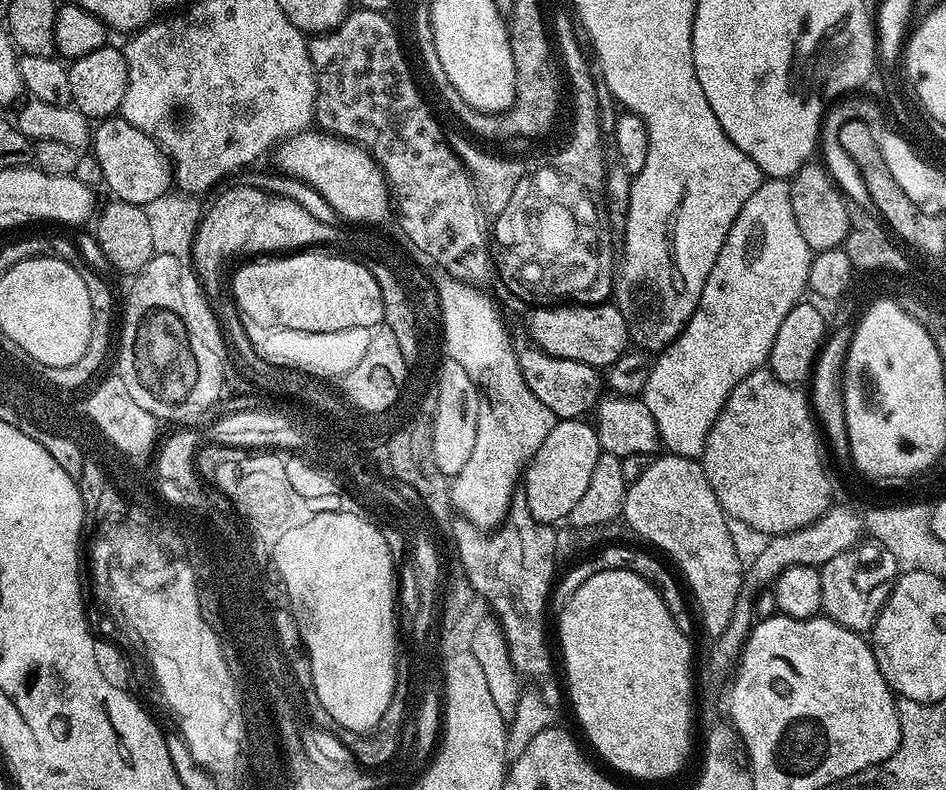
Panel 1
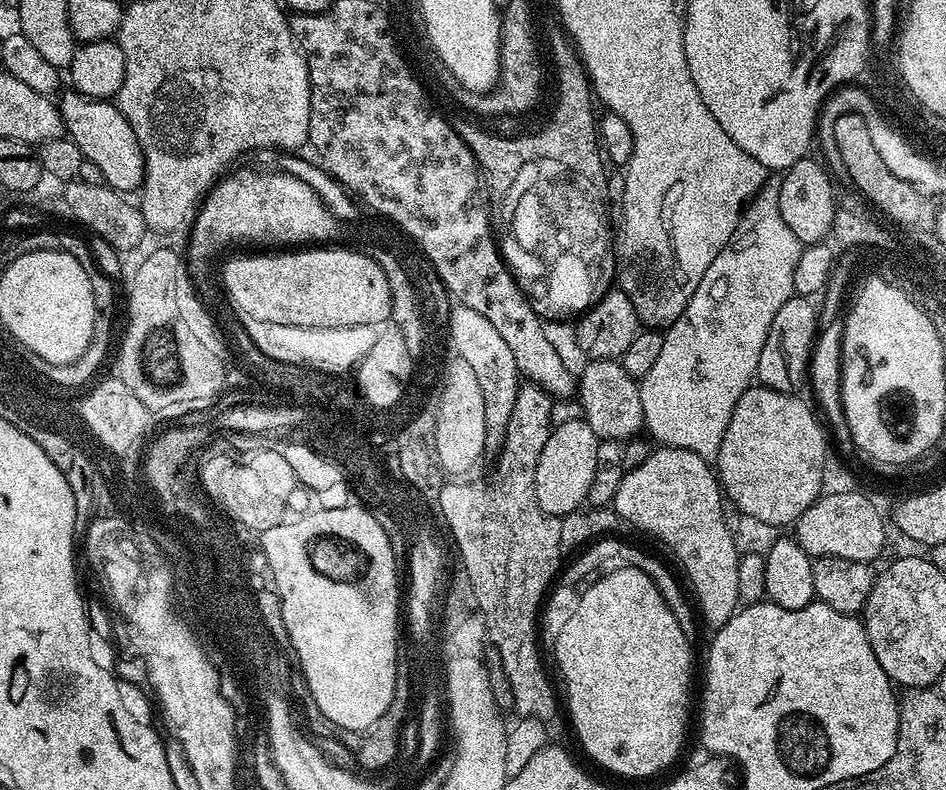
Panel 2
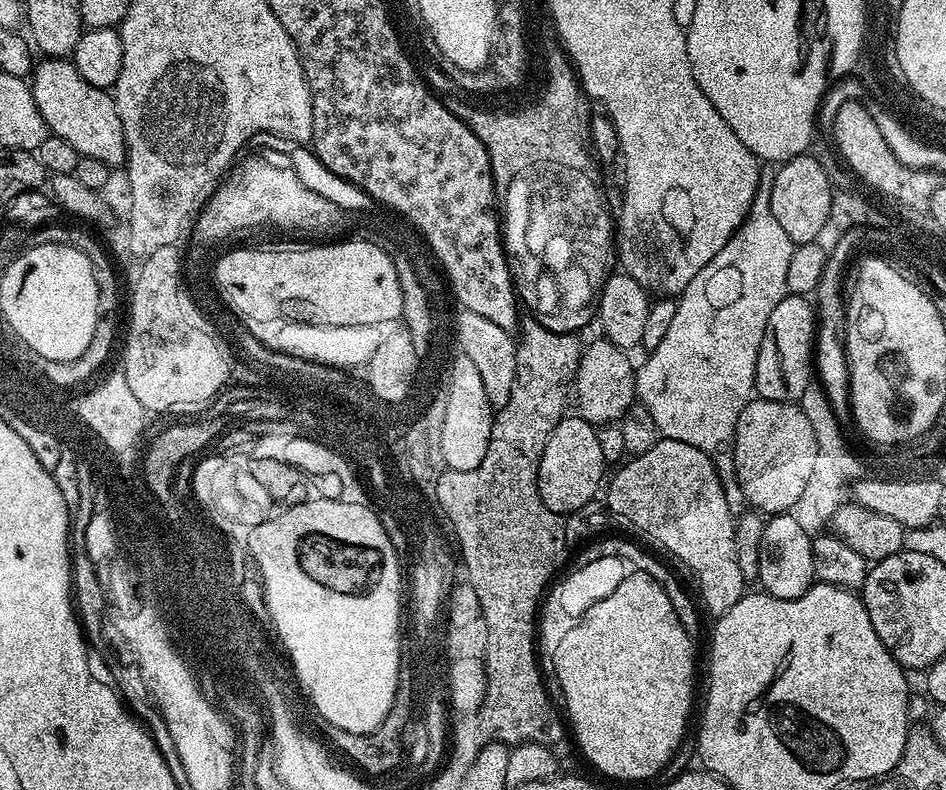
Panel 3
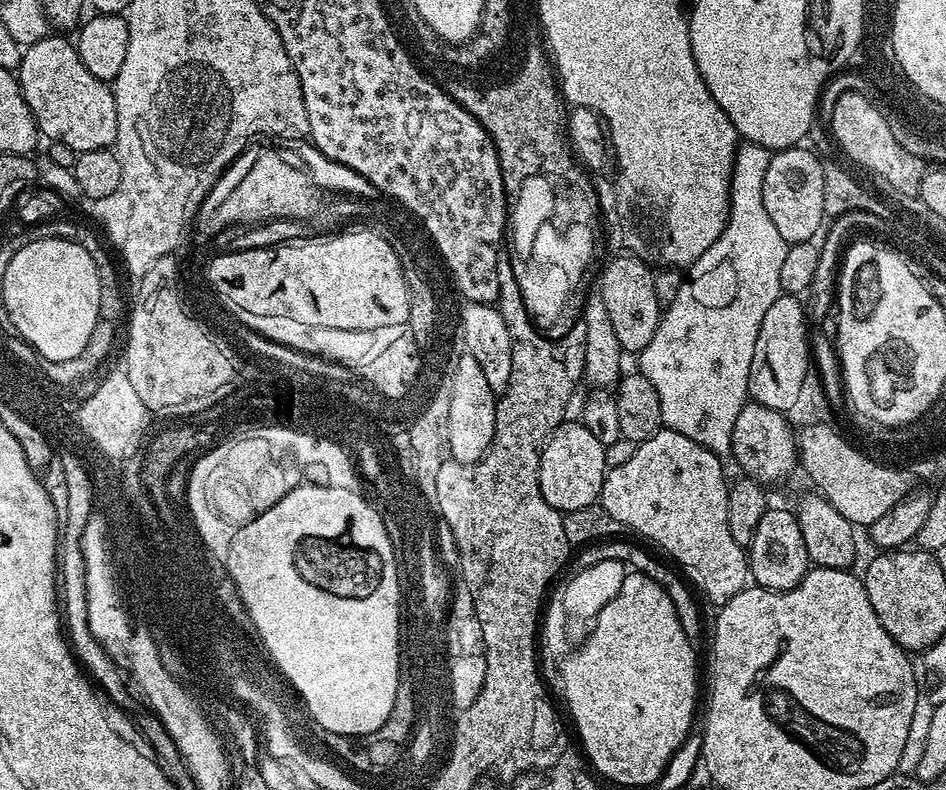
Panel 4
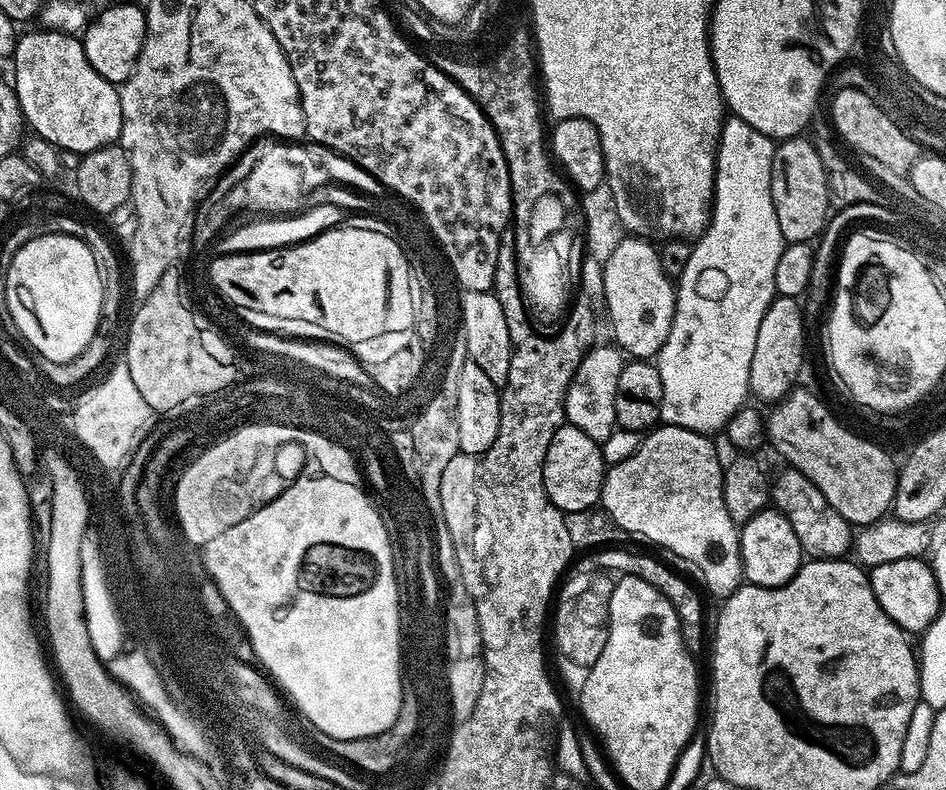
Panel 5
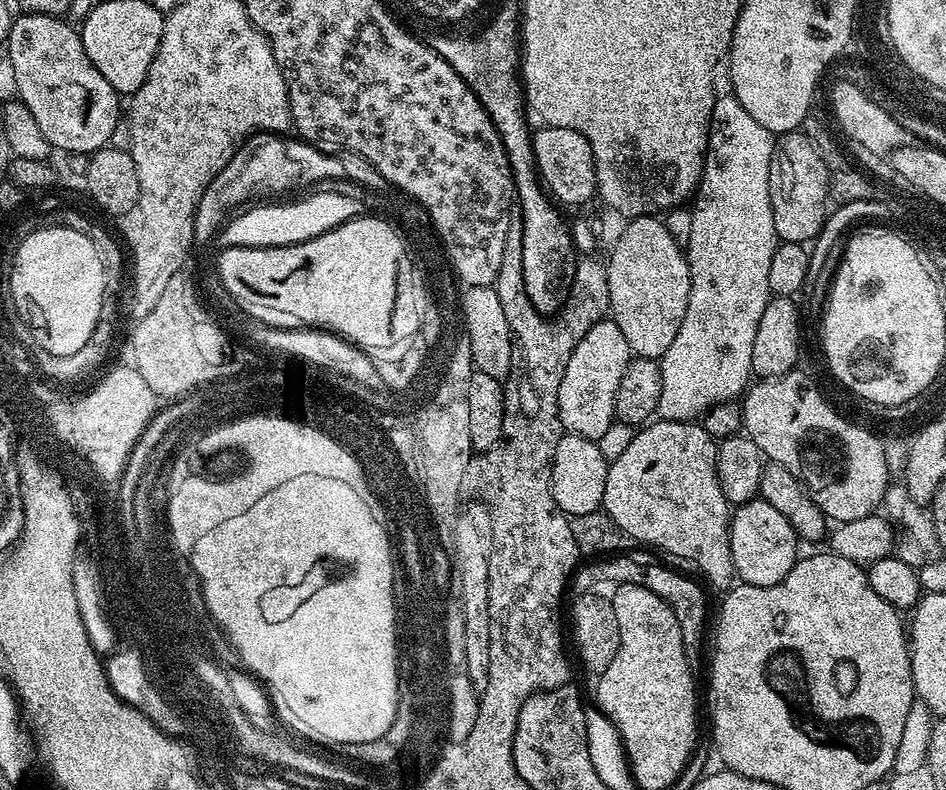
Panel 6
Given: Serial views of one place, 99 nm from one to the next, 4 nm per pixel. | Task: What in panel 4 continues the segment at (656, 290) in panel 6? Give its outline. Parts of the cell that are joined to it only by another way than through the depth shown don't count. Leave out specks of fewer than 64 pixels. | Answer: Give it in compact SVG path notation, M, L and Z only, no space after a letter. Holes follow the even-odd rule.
M631 254L616 256L604 268L600 276L598 295L606 302L606 310L610 314L610 323L614 326L614 334L618 334L618 342L625 353L639 354L646 346L650 346L650 338L660 325L662 306L658 302L658 294L654 294L654 272L644 261Z

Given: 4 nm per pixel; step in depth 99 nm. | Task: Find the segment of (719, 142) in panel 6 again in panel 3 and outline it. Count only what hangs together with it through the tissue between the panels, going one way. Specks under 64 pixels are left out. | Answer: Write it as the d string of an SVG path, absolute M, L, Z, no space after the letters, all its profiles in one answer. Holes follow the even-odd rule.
M768 174L761 175L760 185L756 191L756 197L748 217L744 219L740 229L730 238L730 242L726 242L726 246L722 246L722 250L718 250L718 254L714 254L714 258L709 264L702 266L702 270L690 282L690 286L686 286L686 290L680 293L676 300L674 318L671 320L662 342L658 342L658 346L647 353L648 361L636 368L636 394L639 403L644 404L646 410L650 410L650 418L654 418L654 426L657 433L665 440L677 440L678 442L686 442L686 446L698 446L698 450L702 450L711 458L712 465L715 466L718 478L722 482L722 494L726 494L726 506L730 506L730 514L733 518L741 516L743 512L749 511L750 508L748 501L745 500L742 494L742 486L738 482L736 467L734 466L734 446L732 443L736 437L738 414L742 414L742 410L754 396L758 350L762 346L762 334L766 334L766 322L770 322L770 314L773 312L774 306L778 306L778 302L782 302L782 298L789 295L788 287L786 286L786 269L790 262L790 254L794 245L792 239L786 235L786 230L782 230L781 224L775 220L774 214L770 210L771 189L772 176Z

